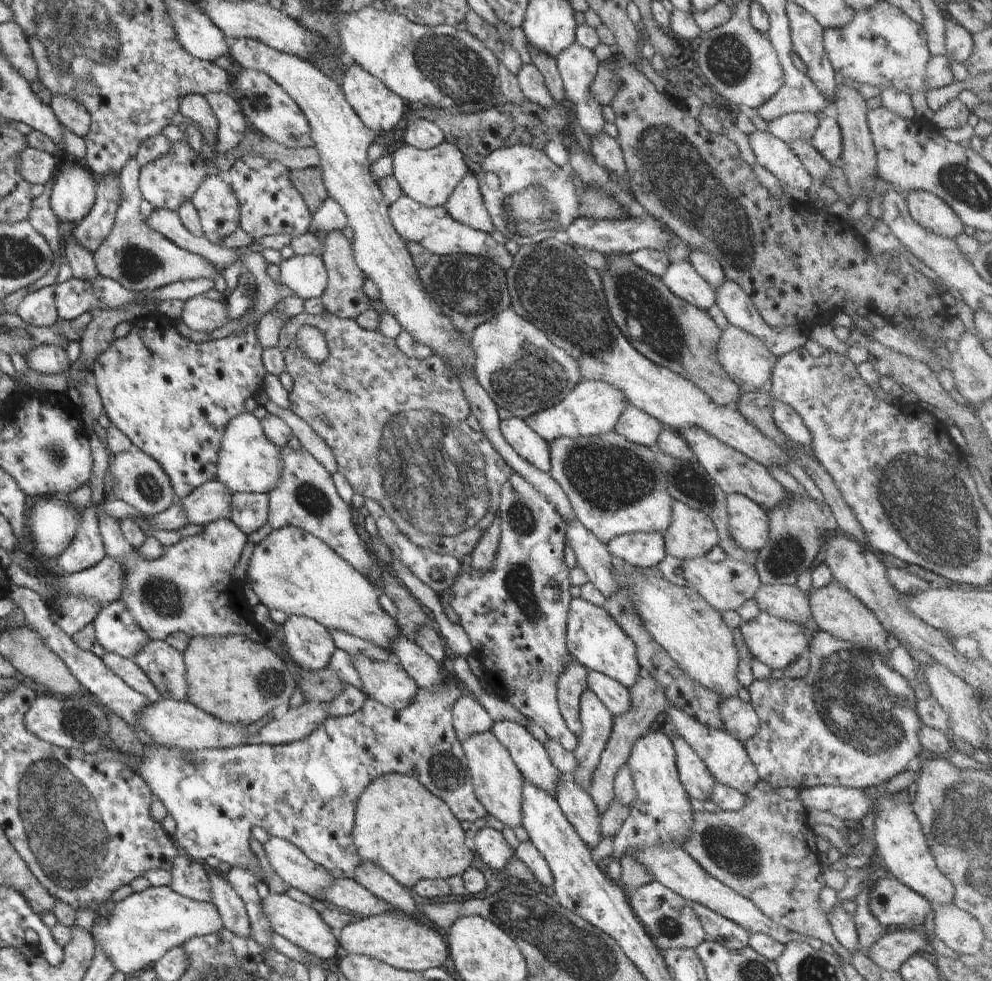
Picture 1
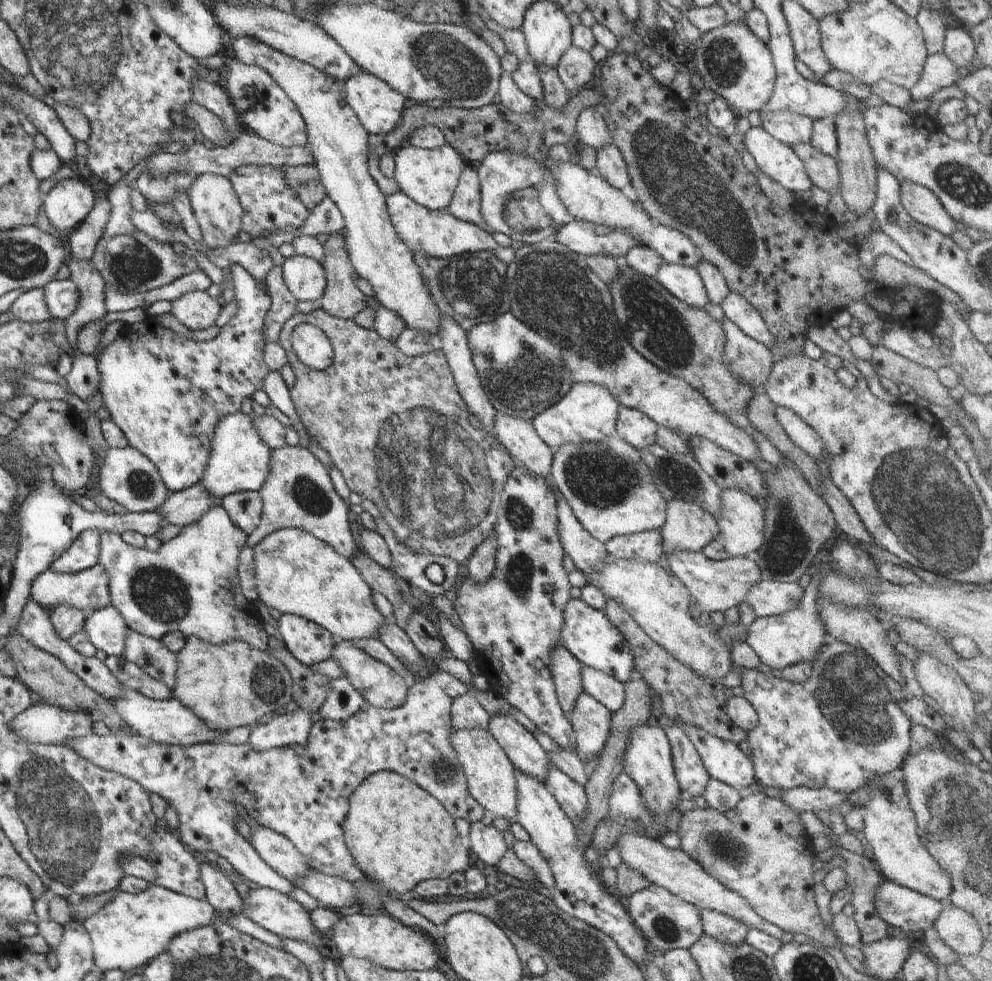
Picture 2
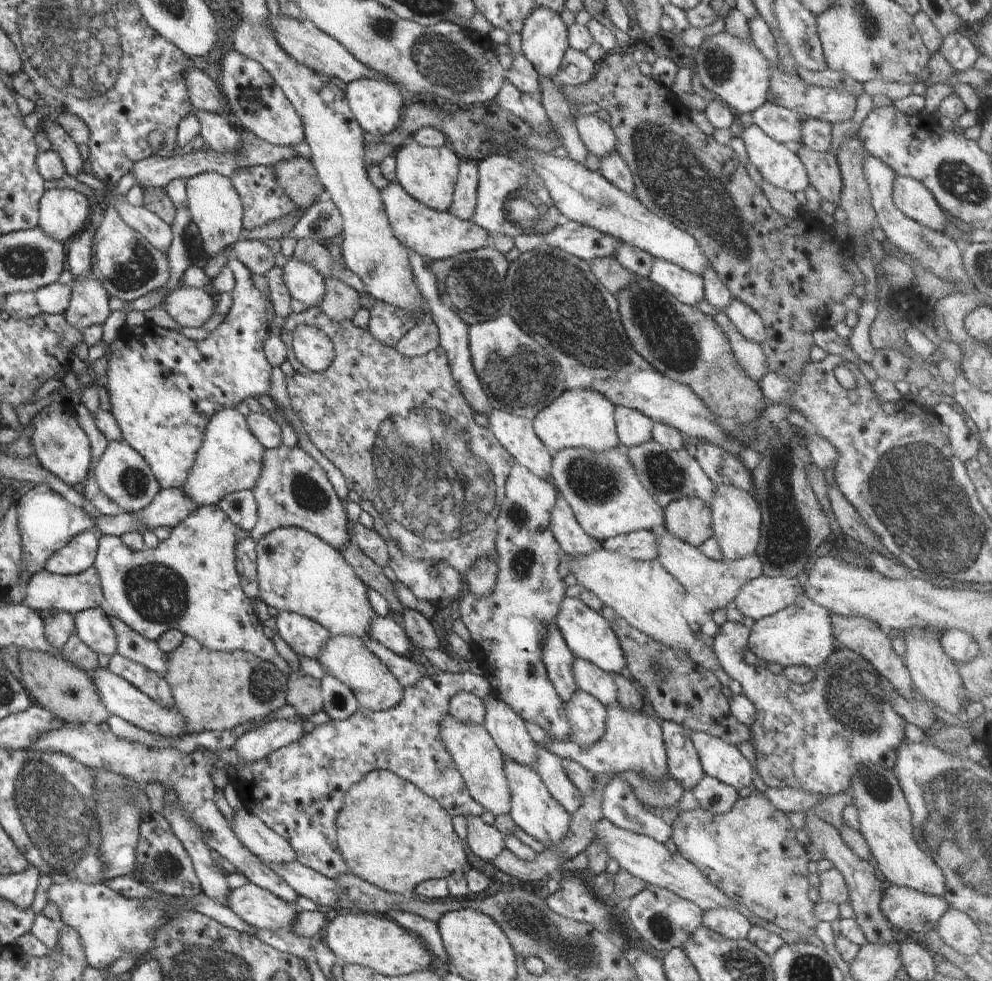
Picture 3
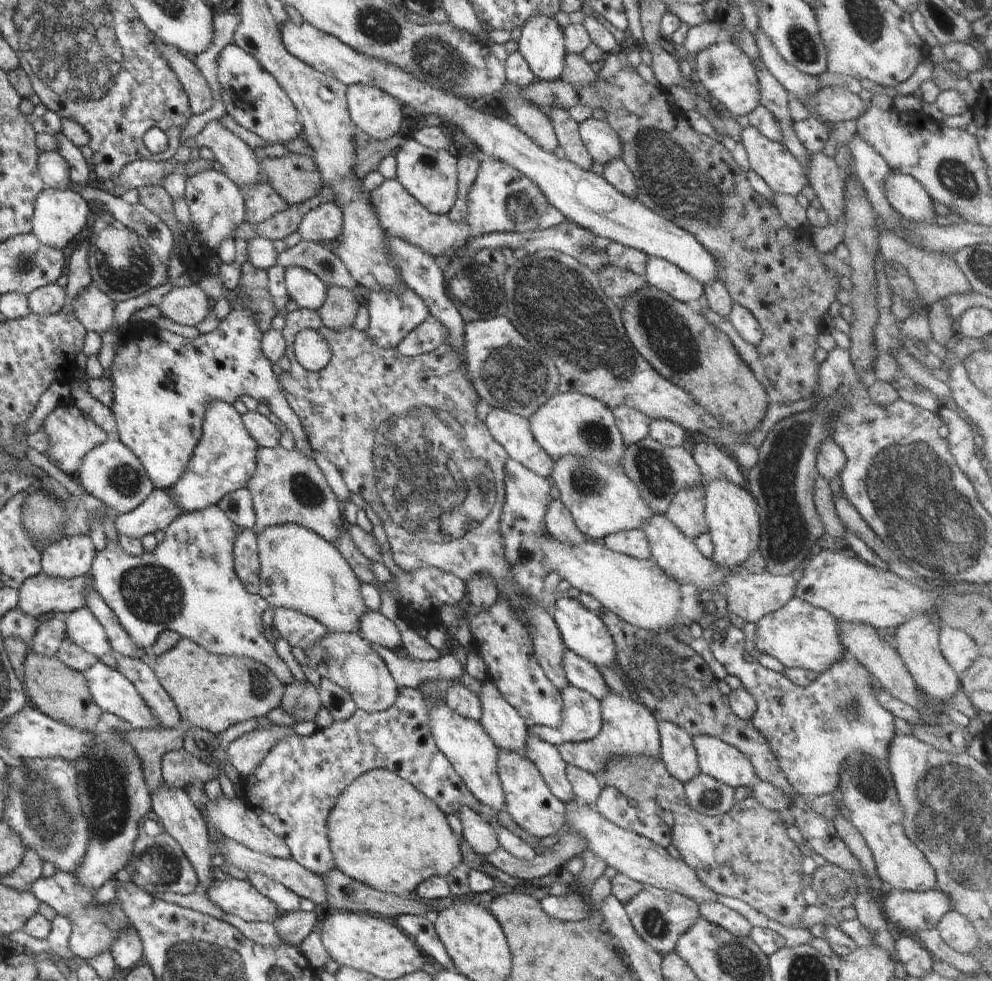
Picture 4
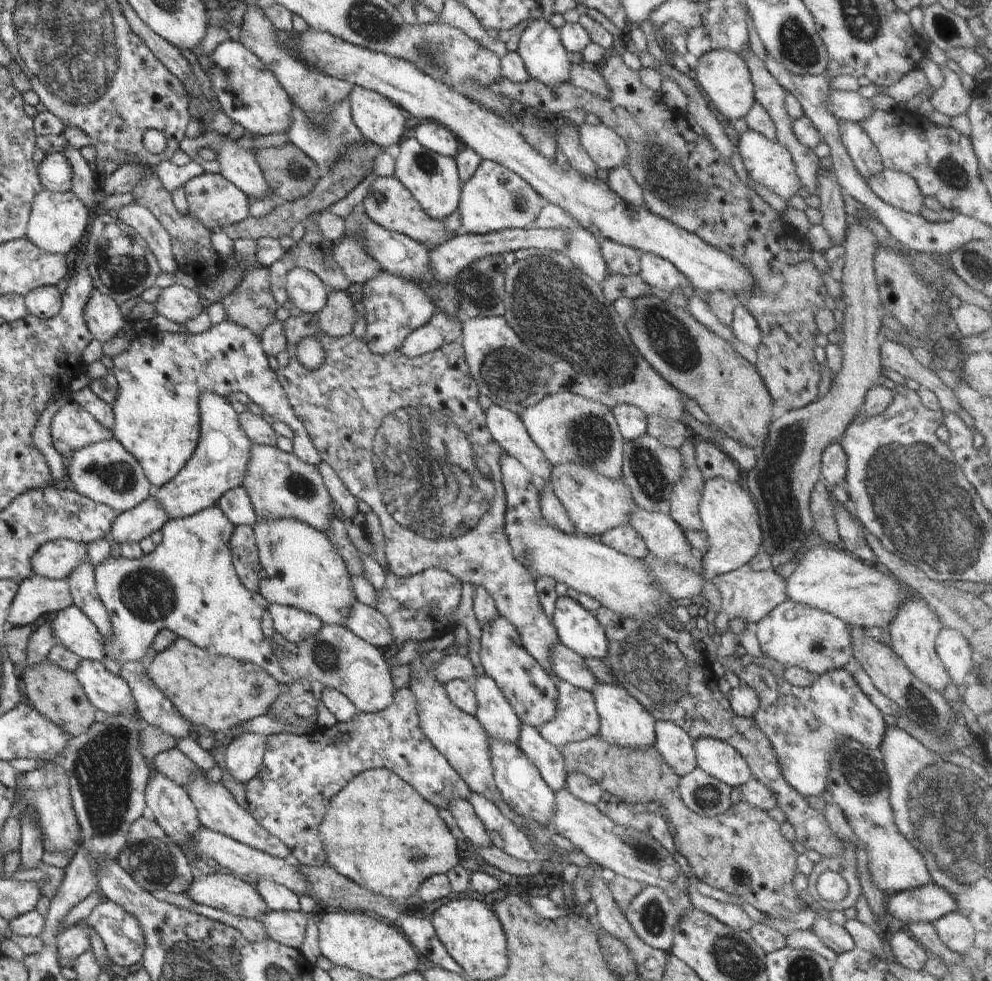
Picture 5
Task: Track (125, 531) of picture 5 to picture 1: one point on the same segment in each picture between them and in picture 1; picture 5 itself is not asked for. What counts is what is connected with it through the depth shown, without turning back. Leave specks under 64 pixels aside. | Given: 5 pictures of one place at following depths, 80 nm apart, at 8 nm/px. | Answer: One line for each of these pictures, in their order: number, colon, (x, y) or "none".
1: (211, 501)
2: (186, 507)
3: (170, 506)
4: (158, 511)

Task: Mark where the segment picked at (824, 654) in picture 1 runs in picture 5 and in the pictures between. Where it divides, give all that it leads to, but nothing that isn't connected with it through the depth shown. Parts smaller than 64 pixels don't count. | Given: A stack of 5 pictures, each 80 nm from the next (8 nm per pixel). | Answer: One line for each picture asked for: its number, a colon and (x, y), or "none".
2: (841, 728)
3: (812, 738)
4: (811, 730)
5: (804, 725)

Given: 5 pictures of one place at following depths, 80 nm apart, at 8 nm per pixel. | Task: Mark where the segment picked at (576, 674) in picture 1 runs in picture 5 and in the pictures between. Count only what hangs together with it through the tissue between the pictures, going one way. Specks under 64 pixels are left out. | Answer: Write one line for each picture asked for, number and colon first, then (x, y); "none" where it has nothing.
2: (565, 669)
3: (557, 658)
4: (404, 433)
5: (407, 435)

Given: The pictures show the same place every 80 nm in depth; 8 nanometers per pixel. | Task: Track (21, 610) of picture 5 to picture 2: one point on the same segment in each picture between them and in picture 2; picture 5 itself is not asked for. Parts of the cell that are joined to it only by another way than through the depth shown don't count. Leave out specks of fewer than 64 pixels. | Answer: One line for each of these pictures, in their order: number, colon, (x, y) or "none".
2: (88, 590)
3: (46, 592)
4: (40, 596)

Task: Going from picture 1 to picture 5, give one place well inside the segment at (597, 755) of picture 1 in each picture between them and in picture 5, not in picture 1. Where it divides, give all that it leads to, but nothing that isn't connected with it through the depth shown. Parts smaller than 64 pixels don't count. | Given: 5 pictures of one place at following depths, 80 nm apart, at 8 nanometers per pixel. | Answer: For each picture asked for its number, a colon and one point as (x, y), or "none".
2: (590, 720)
3: (587, 716)
4: (581, 716)
5: (576, 718)

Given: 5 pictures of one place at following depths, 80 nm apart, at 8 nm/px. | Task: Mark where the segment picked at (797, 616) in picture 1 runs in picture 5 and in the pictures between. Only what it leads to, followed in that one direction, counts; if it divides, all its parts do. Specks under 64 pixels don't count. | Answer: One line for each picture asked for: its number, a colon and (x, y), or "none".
2: (768, 599)
3: (761, 597)
4: (750, 597)
5: (750, 595)

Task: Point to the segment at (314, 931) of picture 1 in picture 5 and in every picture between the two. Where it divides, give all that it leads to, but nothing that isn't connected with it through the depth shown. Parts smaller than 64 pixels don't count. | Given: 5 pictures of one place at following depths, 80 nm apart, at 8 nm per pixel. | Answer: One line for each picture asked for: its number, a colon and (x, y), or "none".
2: (273, 911)
3: (259, 908)
4: (236, 897)
5: (224, 891)

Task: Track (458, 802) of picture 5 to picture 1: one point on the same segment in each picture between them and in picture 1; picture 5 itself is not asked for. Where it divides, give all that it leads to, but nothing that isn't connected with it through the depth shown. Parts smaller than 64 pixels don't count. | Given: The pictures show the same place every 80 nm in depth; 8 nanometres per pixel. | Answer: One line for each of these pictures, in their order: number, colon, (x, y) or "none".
1: (492, 848)
2: (488, 843)
3: (486, 842)
4: (481, 837)

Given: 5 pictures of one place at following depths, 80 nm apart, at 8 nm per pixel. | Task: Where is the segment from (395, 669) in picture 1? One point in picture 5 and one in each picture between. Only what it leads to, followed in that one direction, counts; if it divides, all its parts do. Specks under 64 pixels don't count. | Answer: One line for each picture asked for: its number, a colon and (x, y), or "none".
2: (376, 682)
3: (345, 658)
4: (346, 659)
5: (335, 657)

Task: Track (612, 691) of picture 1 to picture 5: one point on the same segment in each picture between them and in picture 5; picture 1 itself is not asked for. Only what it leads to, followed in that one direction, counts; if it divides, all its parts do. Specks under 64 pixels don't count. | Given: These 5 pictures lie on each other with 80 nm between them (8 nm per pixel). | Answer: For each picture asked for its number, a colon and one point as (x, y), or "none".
2: (607, 690)
3: (589, 678)
4: (580, 673)
5: (570, 667)

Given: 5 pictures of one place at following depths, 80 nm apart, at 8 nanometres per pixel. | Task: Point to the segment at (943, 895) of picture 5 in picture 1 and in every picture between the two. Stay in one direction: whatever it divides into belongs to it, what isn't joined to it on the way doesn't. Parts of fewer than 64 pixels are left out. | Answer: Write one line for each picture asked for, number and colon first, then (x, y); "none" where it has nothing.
1: (893, 904)
2: (903, 908)
3: (905, 908)
4: (914, 911)

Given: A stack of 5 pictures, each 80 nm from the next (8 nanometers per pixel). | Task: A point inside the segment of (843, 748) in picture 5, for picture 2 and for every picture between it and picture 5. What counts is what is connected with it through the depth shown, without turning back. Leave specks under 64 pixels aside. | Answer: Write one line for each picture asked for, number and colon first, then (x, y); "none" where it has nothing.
2: (890, 827)
3: (884, 817)
4: (866, 784)

